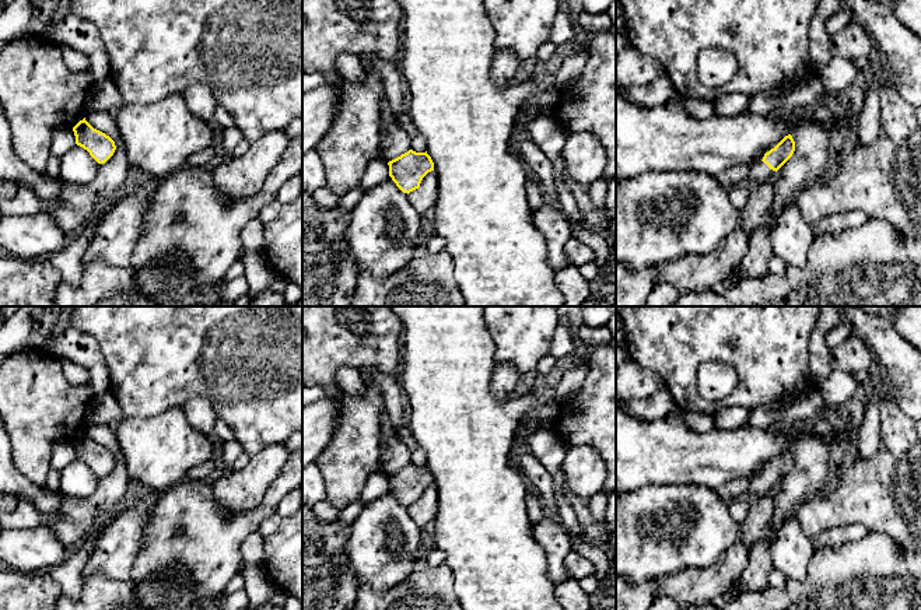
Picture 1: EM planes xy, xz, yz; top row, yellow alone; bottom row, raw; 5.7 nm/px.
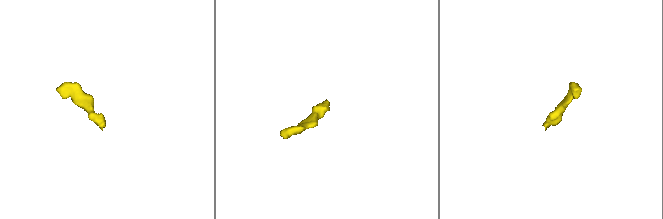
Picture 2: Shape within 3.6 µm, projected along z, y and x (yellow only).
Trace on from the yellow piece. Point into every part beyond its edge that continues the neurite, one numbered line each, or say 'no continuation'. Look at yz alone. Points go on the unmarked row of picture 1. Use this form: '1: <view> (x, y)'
1: yz (759, 486)

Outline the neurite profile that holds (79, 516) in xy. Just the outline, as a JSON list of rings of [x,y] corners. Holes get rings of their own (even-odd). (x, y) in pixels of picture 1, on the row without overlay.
[[[106,424],[85,427],[85,434],[109,449],[116,459],[113,469],[99,477],[95,491],[85,498],[63,495],[60,513],[50,518],[48,526],[67,551],[74,550],[88,533],[111,520],[125,501],[129,476],[120,453],[115,428]]]

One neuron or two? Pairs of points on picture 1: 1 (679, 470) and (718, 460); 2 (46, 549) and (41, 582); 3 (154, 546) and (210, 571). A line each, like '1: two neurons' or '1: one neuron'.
1: one neuron
2: two neurons
3: one neuron

